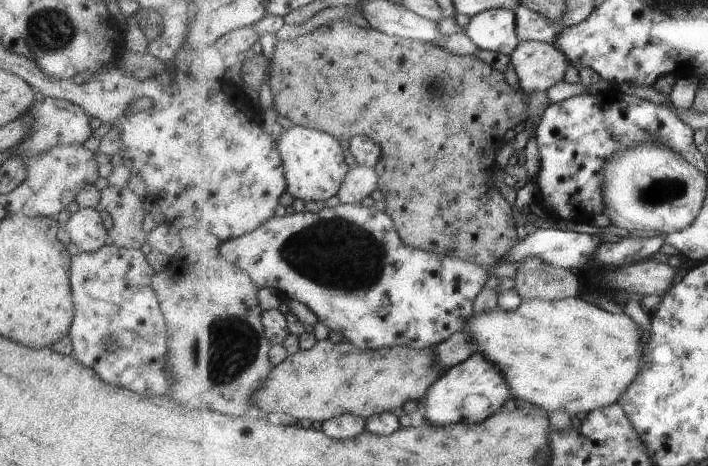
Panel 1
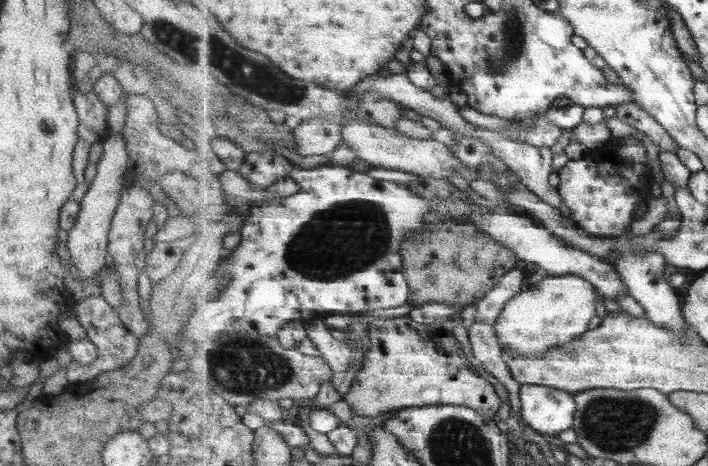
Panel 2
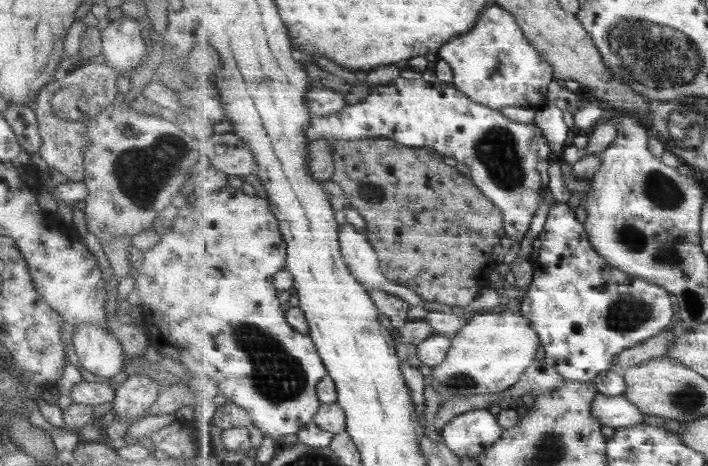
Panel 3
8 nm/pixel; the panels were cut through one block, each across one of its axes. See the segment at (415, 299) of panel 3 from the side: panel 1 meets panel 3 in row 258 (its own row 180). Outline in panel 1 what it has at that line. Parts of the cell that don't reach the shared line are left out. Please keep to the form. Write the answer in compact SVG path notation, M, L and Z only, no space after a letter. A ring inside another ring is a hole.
M357 164L355 168L350 168L337 197L341 203L355 204L365 200L379 188L379 175L376 169Z

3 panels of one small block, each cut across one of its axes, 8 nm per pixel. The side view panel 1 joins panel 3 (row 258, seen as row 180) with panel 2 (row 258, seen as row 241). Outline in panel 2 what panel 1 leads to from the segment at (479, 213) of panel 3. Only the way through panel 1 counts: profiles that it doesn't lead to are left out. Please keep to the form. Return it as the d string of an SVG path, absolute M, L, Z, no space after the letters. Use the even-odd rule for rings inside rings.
M467 217L447 219L433 233L409 237L401 248L403 271L411 288L409 303L414 306L443 302L466 306L477 304L491 292L511 270L517 268L517 255L497 243L487 231Z

